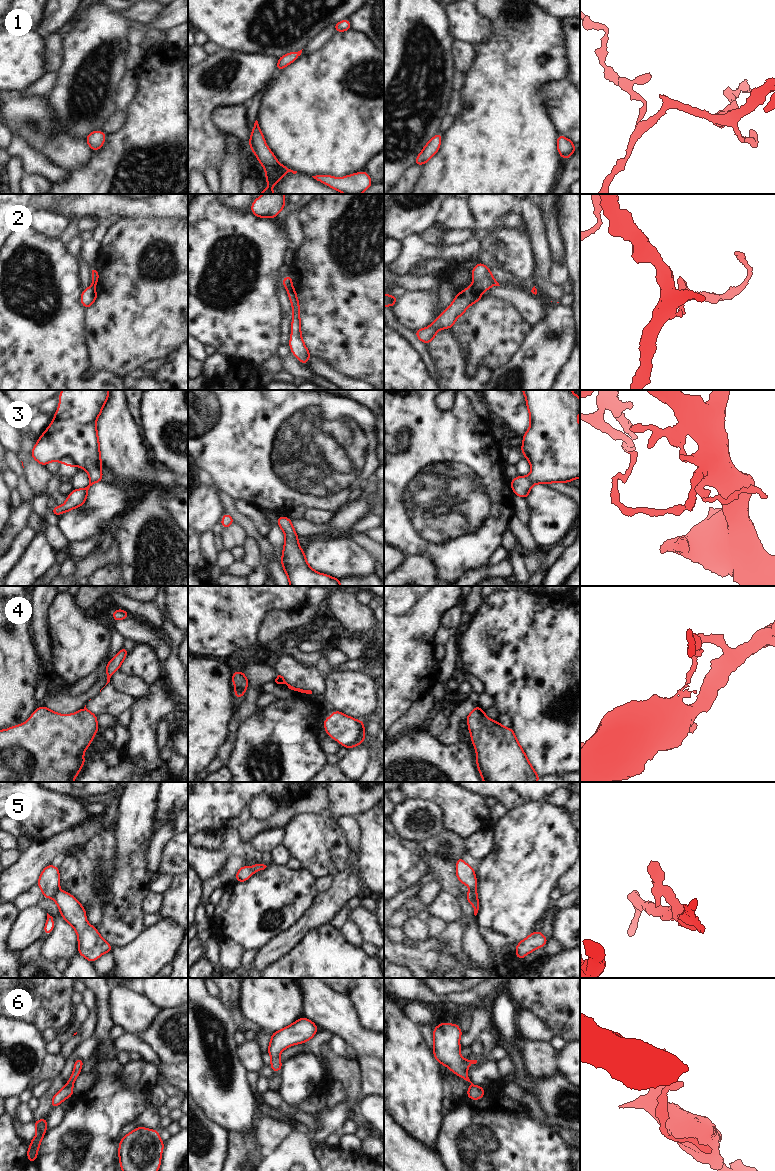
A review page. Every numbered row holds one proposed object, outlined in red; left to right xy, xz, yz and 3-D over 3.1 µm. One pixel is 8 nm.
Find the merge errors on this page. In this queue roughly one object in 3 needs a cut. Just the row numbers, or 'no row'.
2, 4, 5

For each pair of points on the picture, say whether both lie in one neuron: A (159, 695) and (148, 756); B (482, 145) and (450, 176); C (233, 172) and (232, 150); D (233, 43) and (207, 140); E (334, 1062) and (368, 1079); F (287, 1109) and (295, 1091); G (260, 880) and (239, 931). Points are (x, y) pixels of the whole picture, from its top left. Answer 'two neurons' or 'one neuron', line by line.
A: one neuron
B: one neuron
C: one neuron
D: two neurons
E: two neurons
F: two neurons
G: one neuron

